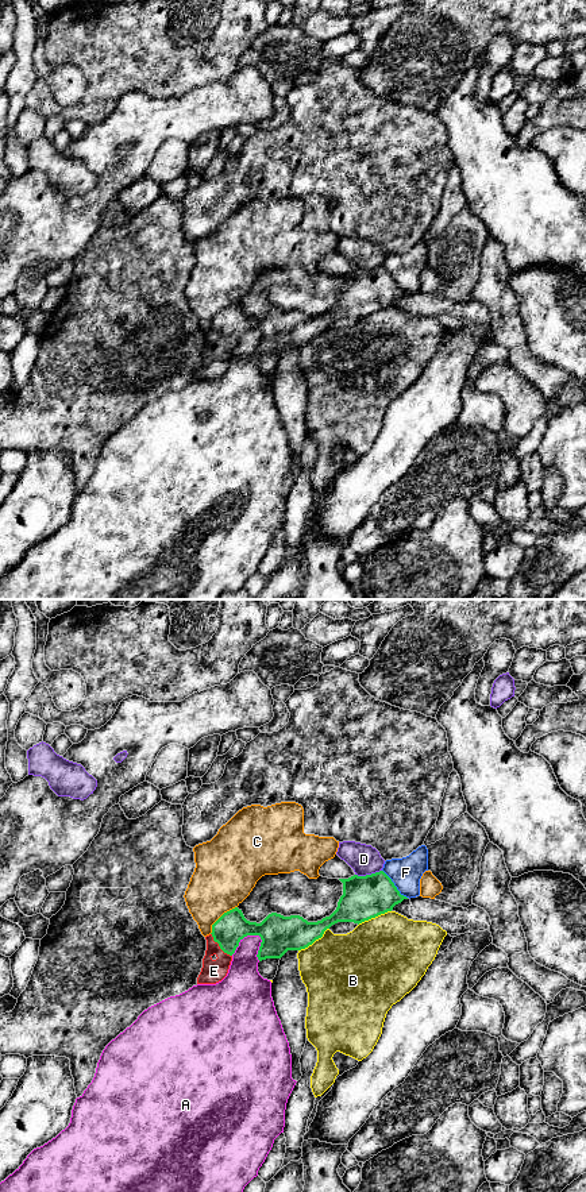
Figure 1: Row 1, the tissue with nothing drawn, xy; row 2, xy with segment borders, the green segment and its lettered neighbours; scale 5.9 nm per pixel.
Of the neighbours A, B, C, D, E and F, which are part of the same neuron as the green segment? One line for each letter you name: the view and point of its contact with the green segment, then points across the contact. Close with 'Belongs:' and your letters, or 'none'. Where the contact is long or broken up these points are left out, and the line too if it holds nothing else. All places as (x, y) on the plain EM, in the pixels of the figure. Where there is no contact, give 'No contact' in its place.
E: Touches green at xy (219, 340). Path across: xy (232, 321), (219, 340), (220, 359), (214, 366)
Belongs: E

